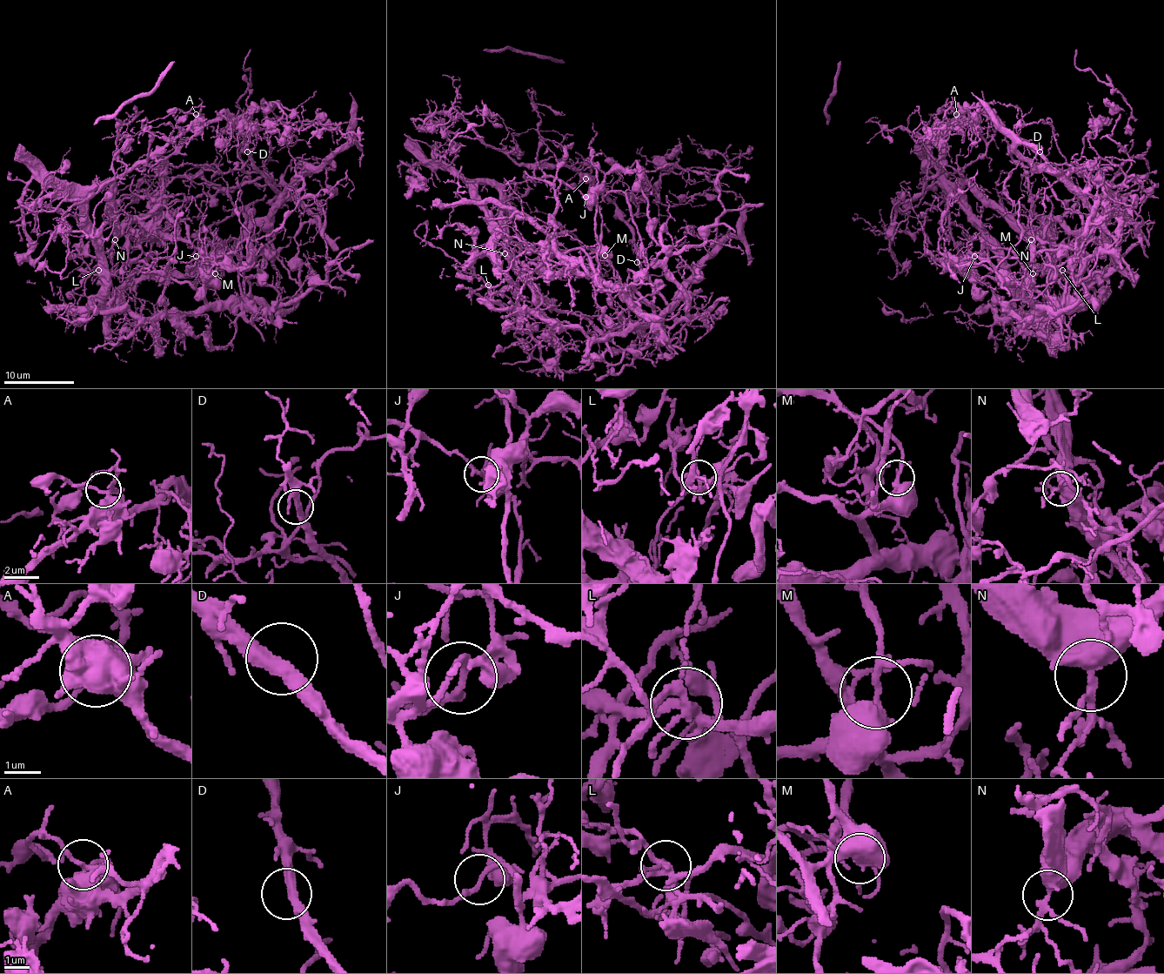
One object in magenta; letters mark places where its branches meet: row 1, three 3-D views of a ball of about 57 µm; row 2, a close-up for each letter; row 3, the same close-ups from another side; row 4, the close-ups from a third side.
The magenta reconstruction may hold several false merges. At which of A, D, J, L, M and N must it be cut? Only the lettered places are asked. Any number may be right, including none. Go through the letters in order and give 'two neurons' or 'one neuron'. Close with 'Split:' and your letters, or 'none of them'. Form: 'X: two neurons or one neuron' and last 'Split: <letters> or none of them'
A: one neuron
D: one neuron
J: two neurons
L: two neurons
M: two neurons
N: one neuron
Split: J, L, M

